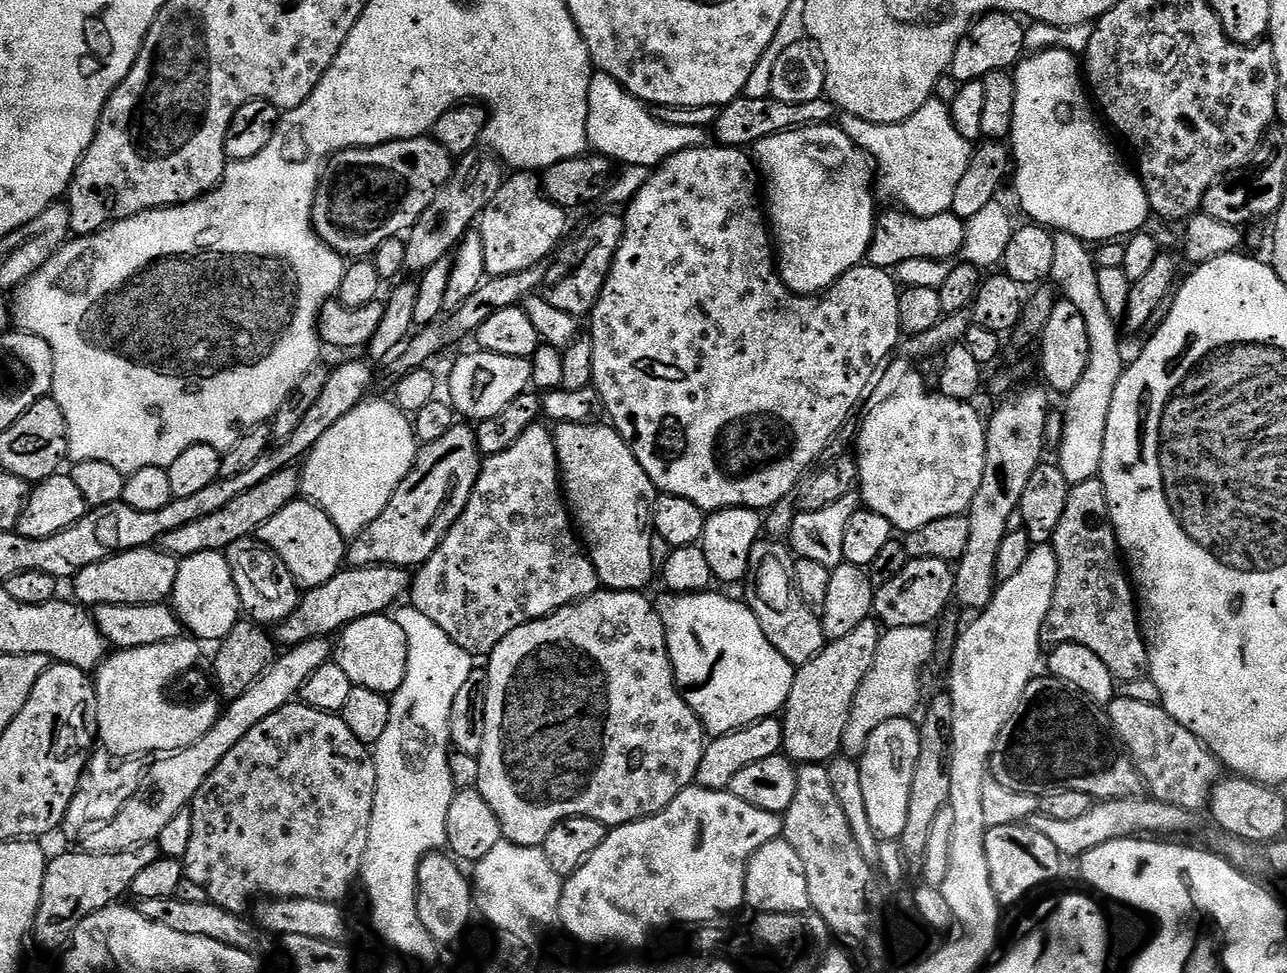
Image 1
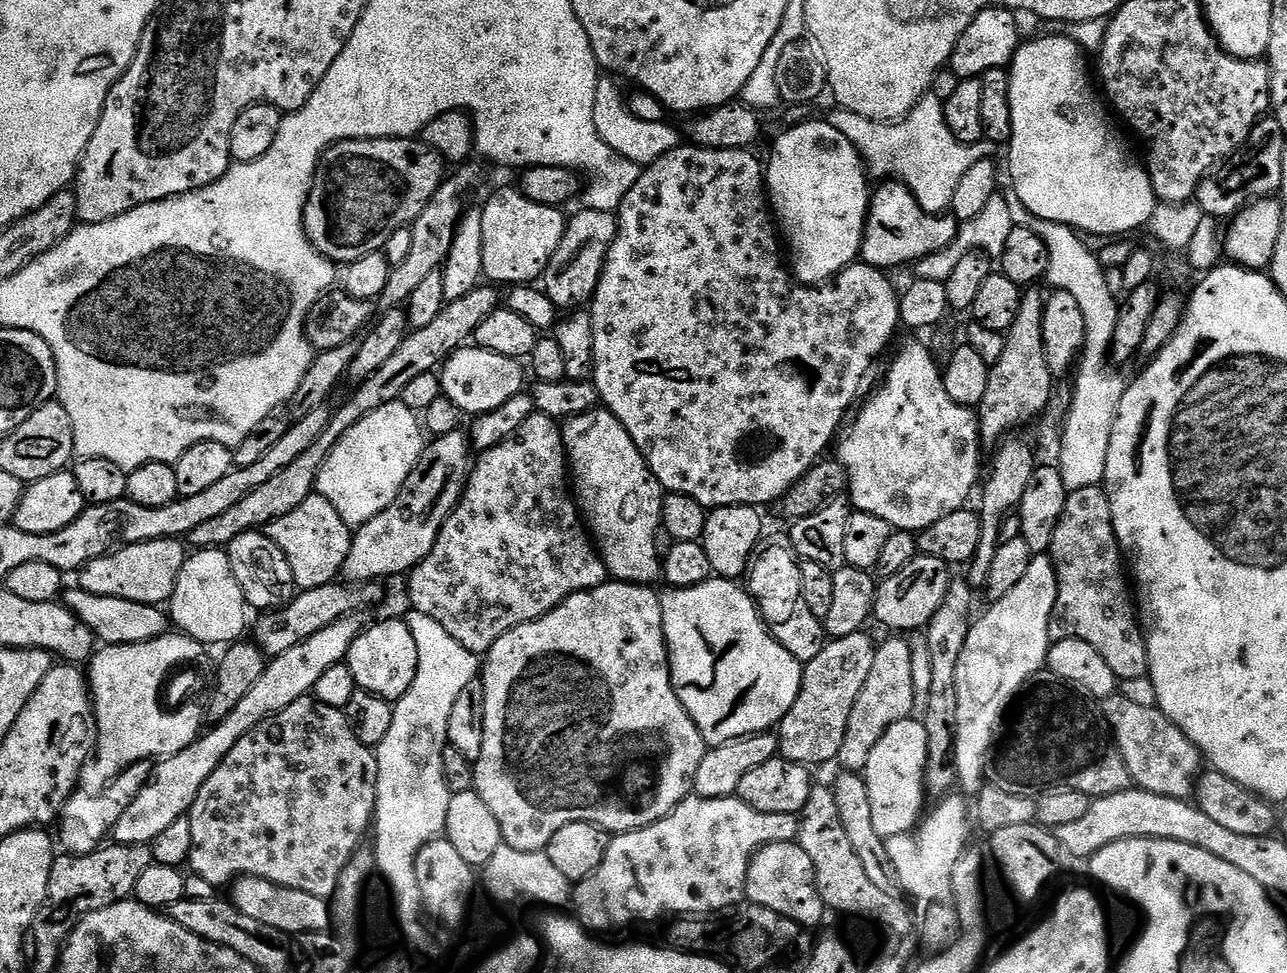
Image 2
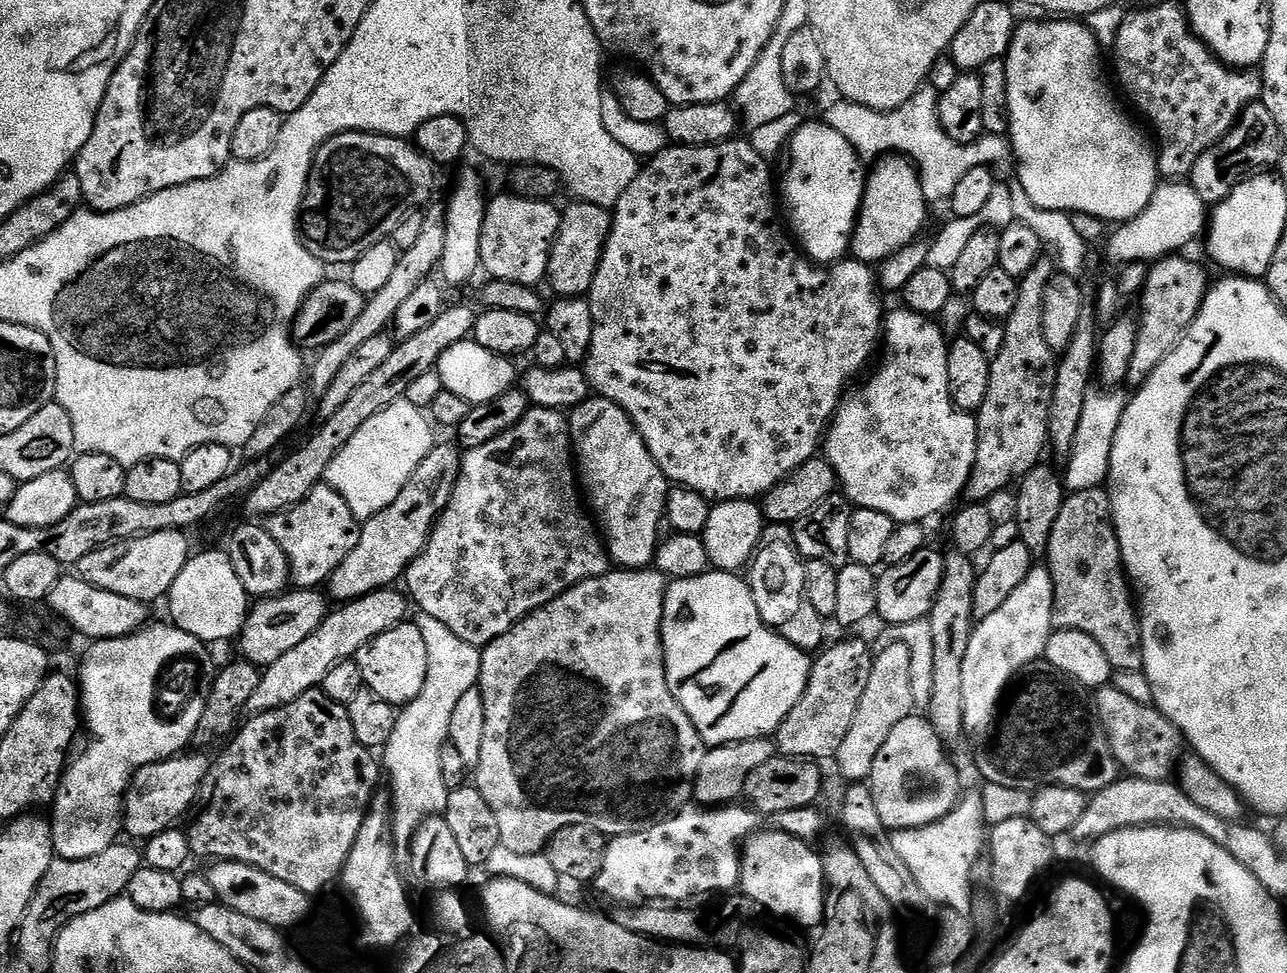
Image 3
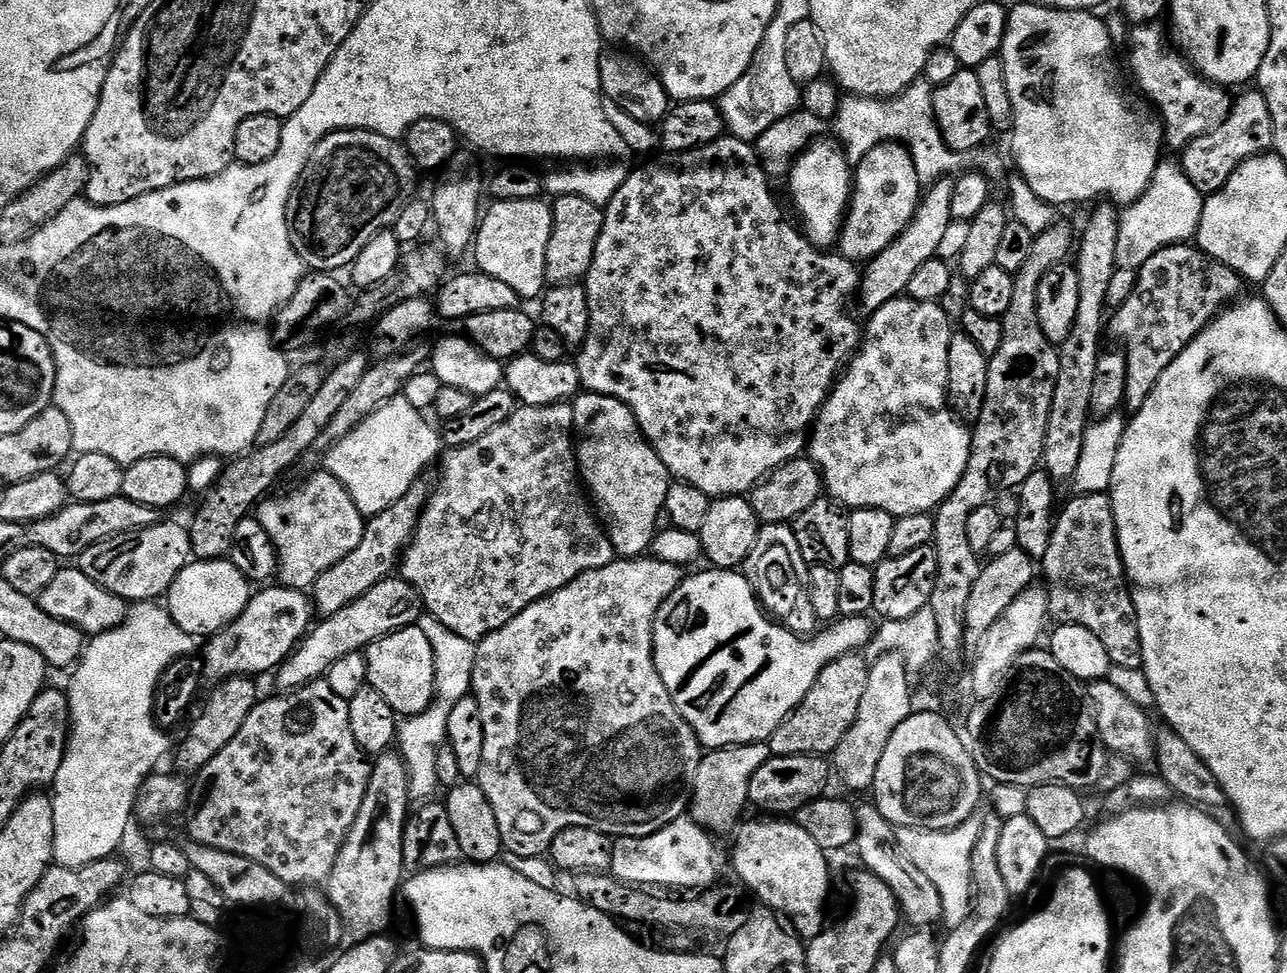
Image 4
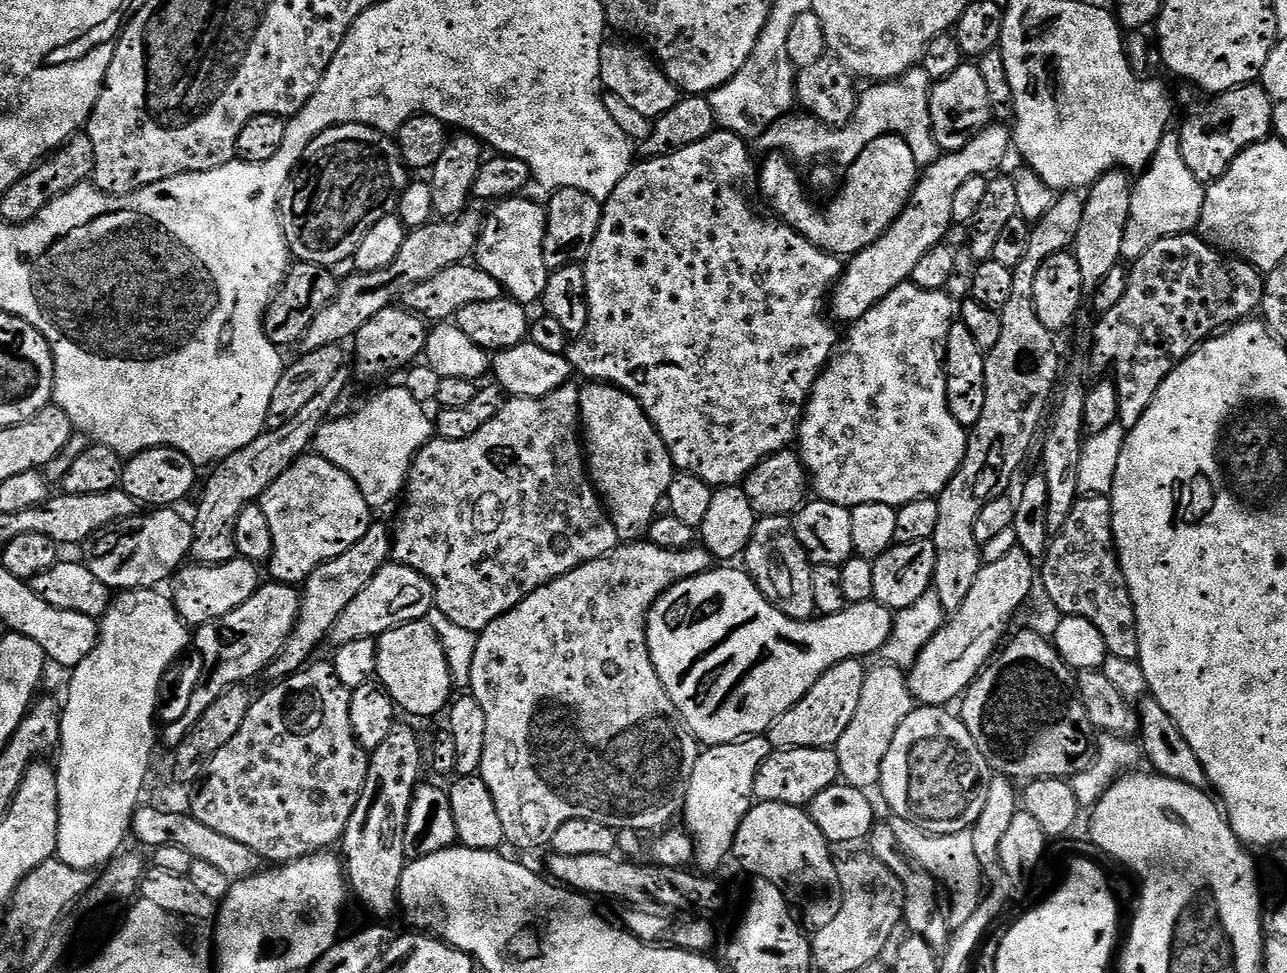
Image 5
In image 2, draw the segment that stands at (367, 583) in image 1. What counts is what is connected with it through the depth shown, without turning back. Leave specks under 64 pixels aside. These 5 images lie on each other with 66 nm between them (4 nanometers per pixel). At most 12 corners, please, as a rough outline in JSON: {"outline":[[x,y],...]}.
{"outline":[[385,585],[303,589],[259,617],[265,657],[378,603]]}

